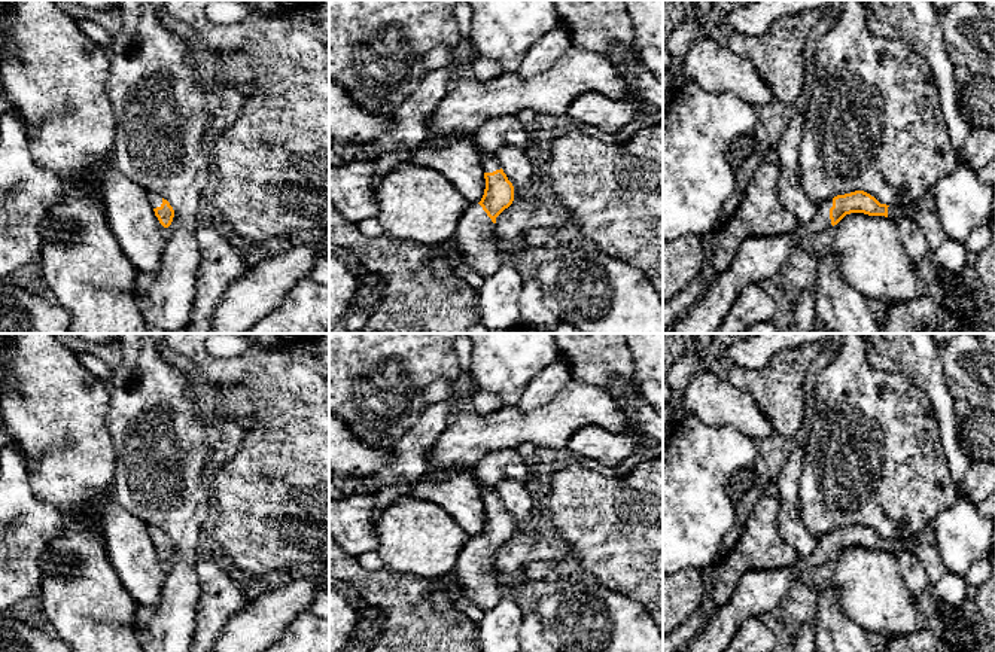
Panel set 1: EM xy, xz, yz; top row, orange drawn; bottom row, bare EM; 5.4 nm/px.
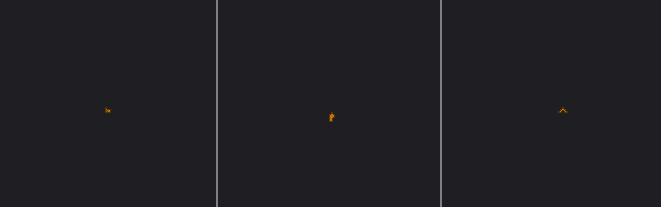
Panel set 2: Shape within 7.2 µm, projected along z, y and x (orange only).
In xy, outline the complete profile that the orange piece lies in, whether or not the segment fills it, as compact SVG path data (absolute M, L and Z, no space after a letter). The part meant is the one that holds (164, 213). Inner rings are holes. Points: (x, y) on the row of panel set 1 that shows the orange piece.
M149 194L149 204L152 205L155 216L164 228L168 228L174 217L174 210L167 199L158 194Z

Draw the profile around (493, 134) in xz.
M518 116L487 121L471 132L471 140L484 153L495 153L503 144L514 144L518 149L526 150L529 144L527 134L524 132Z

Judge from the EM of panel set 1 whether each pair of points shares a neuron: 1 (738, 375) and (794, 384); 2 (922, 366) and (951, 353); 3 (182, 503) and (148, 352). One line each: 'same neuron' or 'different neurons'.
1: same neuron
2: different neurons
3: same neuron

